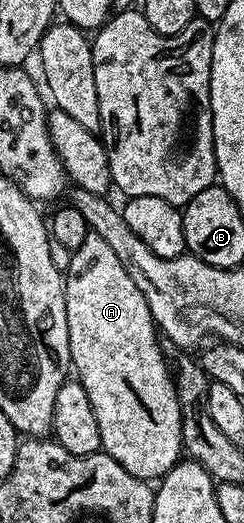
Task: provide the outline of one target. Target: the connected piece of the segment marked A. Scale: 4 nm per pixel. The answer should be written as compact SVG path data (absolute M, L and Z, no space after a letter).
M94 233L87 234L85 242L81 244L81 249L70 252L68 259L71 260L68 261L67 267L65 263L63 288L65 289L65 313L69 321L71 365L74 374L79 374L76 376L78 382L83 384L85 393L89 393L89 405L93 405L93 413L97 417L97 429L101 433L102 450L117 460L130 475L135 475L144 481L158 480L166 475L176 463L180 462L183 438L181 437L181 405L177 401L175 380L171 377L171 368L161 346L161 335L156 328L155 319L149 313L149 305L145 301L141 289L137 289L137 285L133 285L133 277L129 277L129 273L125 273L125 265L121 265L117 253L113 253L113 248L101 237L97 237Z

